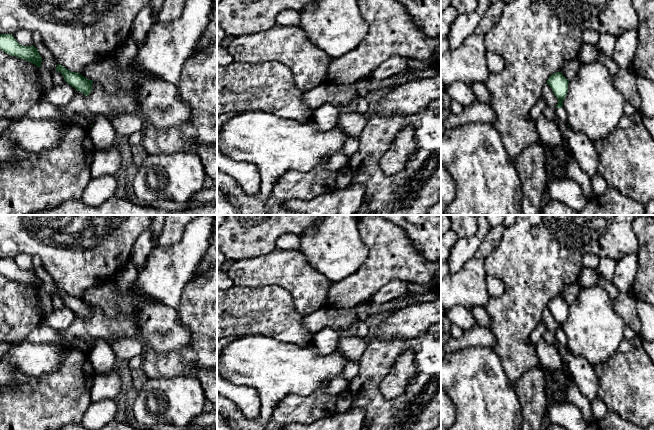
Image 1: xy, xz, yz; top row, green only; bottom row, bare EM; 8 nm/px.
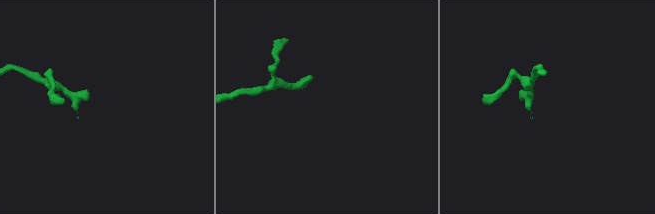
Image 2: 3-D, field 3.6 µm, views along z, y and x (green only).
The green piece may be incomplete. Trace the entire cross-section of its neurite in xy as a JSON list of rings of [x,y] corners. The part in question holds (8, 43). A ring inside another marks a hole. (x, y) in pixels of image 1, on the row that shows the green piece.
[[[0,34],[0,49],[5,53],[21,58],[41,67],[42,57],[33,45],[20,45],[12,34]]]

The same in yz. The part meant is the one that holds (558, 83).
[[[557,72],[549,77],[546,84],[550,86],[558,99],[558,104],[555,108],[555,119],[553,121],[557,125],[562,136],[567,139],[573,157],[581,170],[589,178],[594,177],[597,175],[599,165],[599,157],[594,142],[584,133],[575,131],[569,126],[567,114],[563,107],[563,100],[568,92],[569,81],[561,72]]]

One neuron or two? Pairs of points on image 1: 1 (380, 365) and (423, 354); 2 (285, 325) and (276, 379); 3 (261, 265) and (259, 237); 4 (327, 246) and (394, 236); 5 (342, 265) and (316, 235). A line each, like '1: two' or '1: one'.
1: one
2: two
3: two
4: two
5: one

